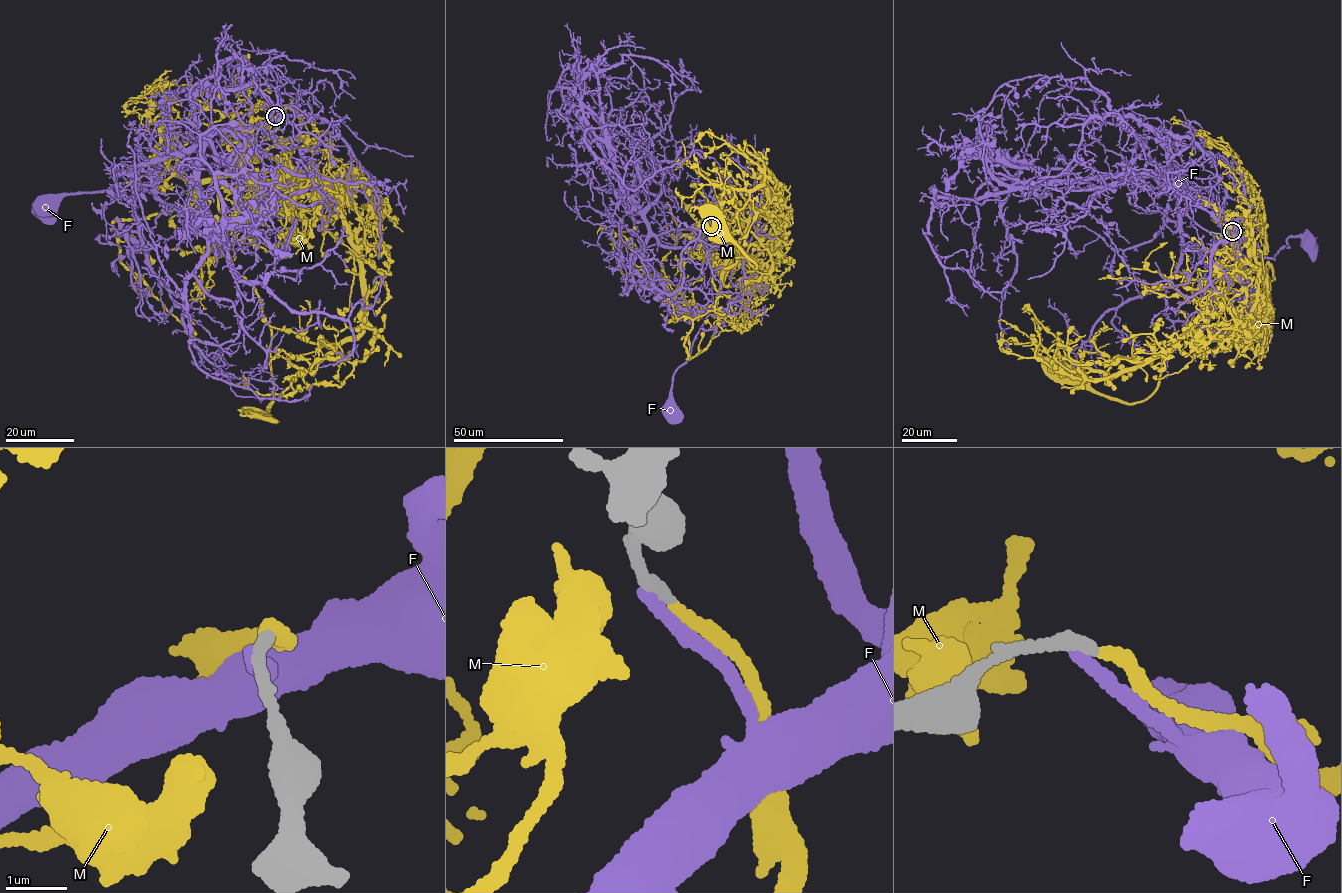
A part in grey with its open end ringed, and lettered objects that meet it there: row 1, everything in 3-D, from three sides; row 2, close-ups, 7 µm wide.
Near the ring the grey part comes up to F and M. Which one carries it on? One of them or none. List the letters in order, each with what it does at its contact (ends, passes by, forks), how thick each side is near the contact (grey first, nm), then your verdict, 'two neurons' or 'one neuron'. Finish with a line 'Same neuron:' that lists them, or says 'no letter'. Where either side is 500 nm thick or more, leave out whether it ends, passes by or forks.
F: it ends there; 240 nm thick on the grey side, 200 nm on the other; two neurons
M: it ends there; 240 nm thick on the grey side, 200 nm on the other; one neuron
Same neuron: M

